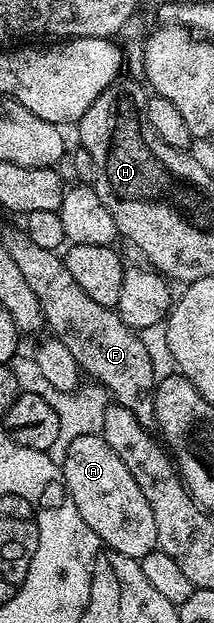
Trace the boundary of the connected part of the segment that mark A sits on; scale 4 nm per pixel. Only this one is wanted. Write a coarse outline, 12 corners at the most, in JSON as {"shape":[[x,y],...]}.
{"shape":[[101,435],[61,468],[81,519],[114,553],[157,548],[157,523]]}

